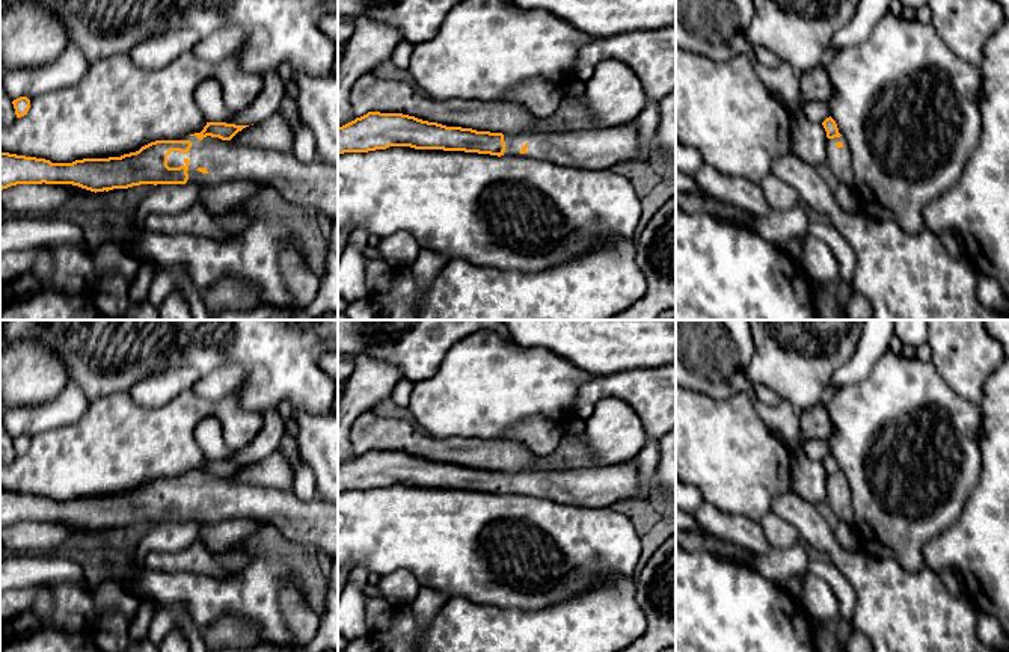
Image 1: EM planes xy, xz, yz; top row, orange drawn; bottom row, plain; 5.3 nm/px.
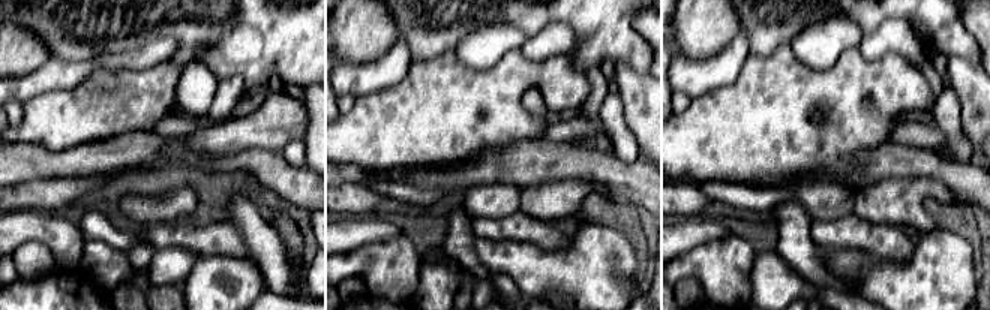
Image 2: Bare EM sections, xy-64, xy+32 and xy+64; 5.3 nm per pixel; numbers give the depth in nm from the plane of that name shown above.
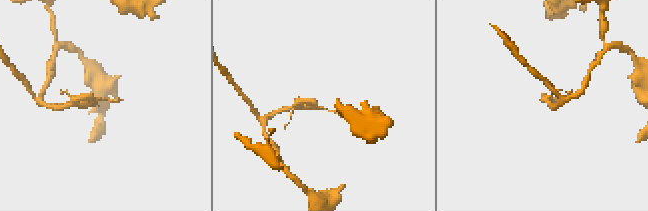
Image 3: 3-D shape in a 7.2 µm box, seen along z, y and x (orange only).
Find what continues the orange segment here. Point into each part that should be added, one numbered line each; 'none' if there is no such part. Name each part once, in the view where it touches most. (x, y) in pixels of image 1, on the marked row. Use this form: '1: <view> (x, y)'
1: xy (314, 184)

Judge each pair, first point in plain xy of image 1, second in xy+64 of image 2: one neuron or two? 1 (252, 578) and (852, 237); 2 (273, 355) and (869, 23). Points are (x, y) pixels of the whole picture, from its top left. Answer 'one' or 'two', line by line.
1: two
2: one

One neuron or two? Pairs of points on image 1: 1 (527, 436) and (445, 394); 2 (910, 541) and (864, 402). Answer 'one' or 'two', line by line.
1: two
2: one

